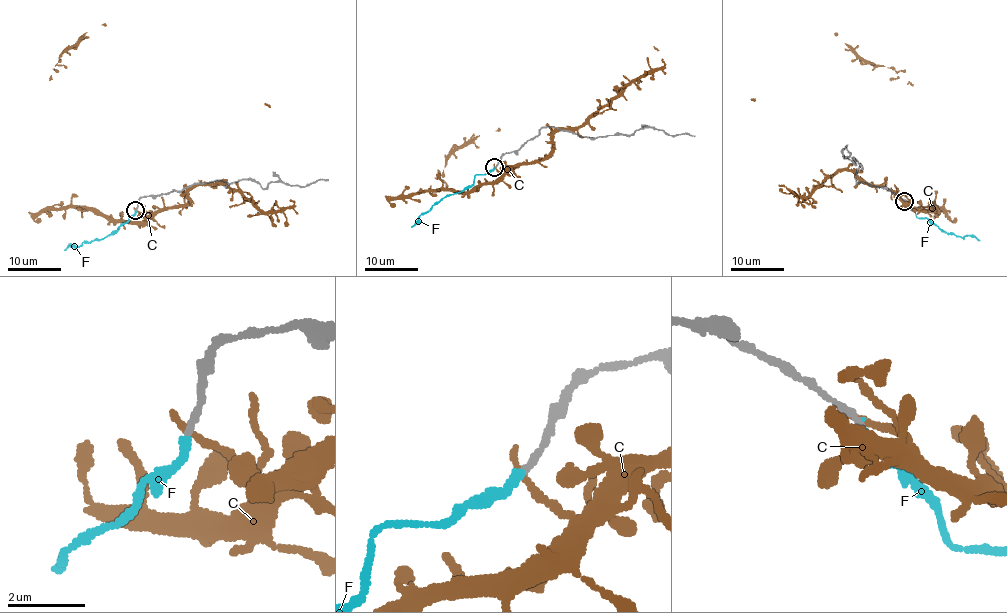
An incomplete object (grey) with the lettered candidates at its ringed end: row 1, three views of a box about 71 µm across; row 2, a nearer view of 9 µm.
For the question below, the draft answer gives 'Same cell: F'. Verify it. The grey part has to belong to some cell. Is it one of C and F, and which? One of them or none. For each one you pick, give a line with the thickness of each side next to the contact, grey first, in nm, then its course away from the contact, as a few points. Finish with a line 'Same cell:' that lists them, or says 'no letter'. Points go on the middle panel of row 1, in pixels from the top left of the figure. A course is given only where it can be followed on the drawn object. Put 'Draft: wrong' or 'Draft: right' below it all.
F: 170/170 nm | via (496, 167), (475, 176), (473, 183), (441, 198), (411, 227)
Same cell: F
Draft: right

